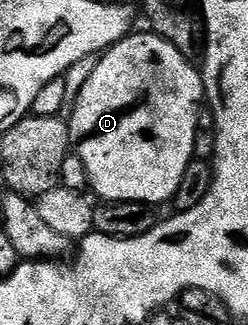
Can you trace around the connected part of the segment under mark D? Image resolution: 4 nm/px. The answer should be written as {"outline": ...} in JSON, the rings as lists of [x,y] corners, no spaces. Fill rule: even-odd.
{"outline":[[[152,31],[145,33],[130,32],[128,37],[122,41],[116,41],[112,47],[100,54],[95,71],[91,71],[91,79],[83,83],[83,91],[79,91],[75,107],[68,114],[69,135],[75,142],[75,153],[83,159],[83,167],[87,167],[89,176],[88,188],[94,189],[101,196],[102,202],[107,201],[138,201],[147,203],[154,207],[161,207],[161,204],[172,202],[173,196],[179,191],[179,183],[183,183],[183,171],[195,160],[195,143],[197,135],[202,128],[201,125],[201,105],[206,104],[205,99],[205,79],[200,68],[193,66],[194,62],[185,57],[167,39],[157,36]]]}

